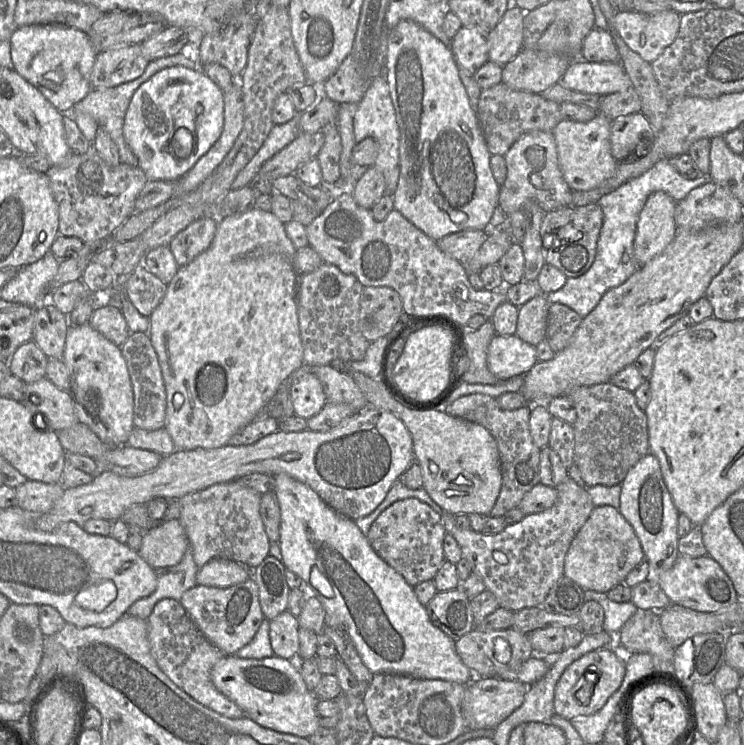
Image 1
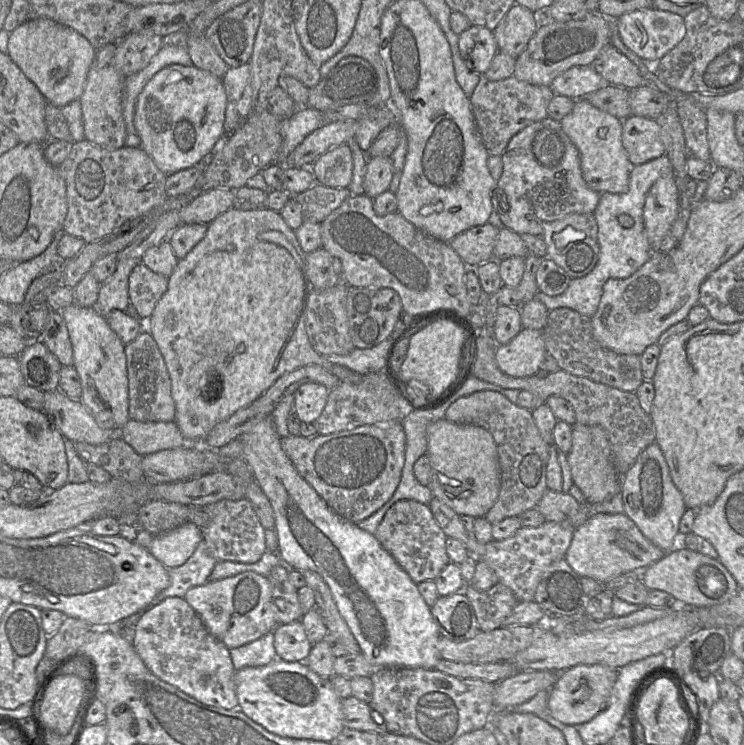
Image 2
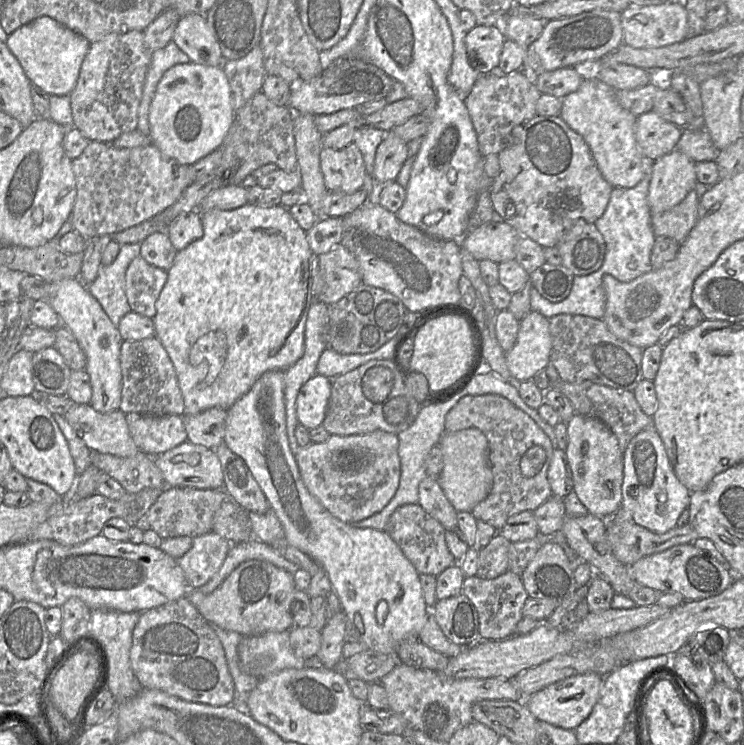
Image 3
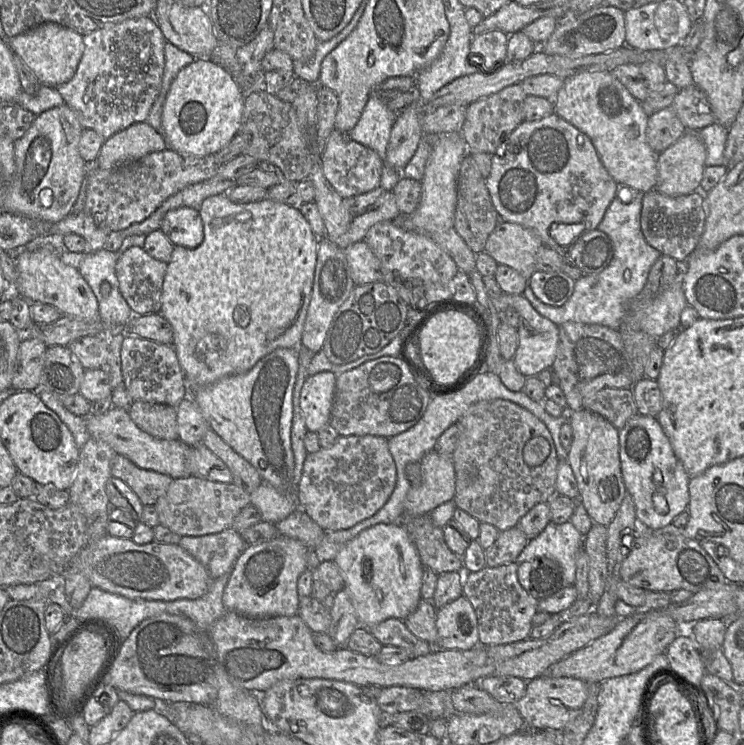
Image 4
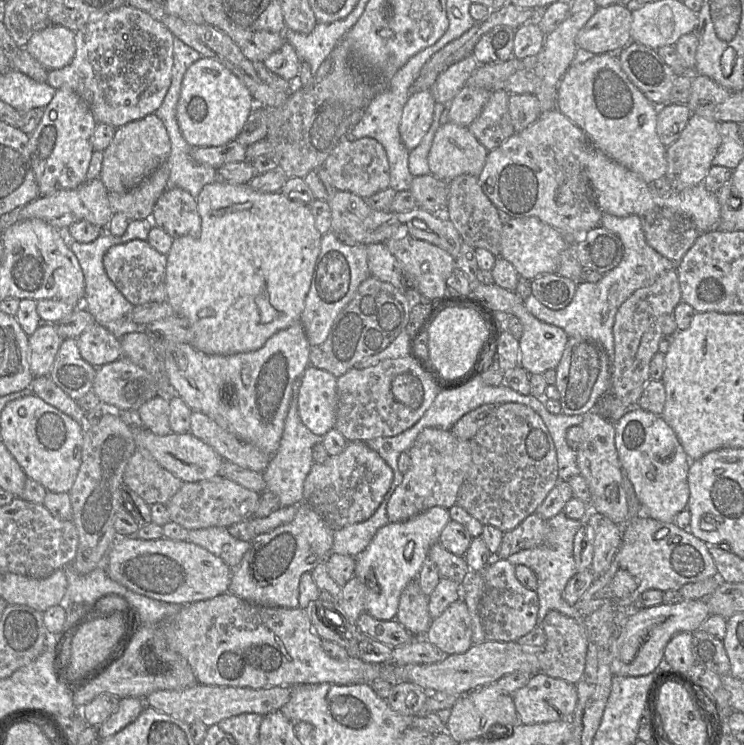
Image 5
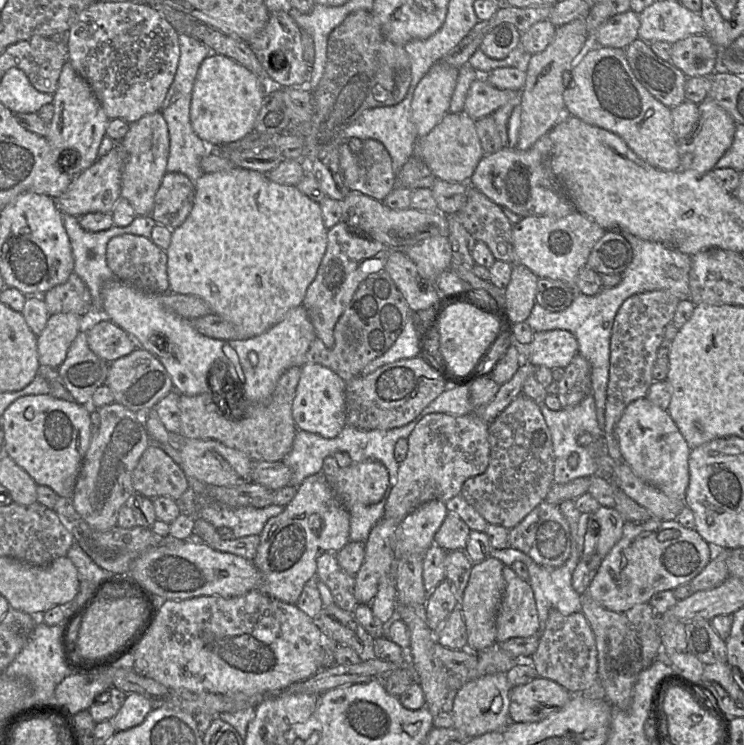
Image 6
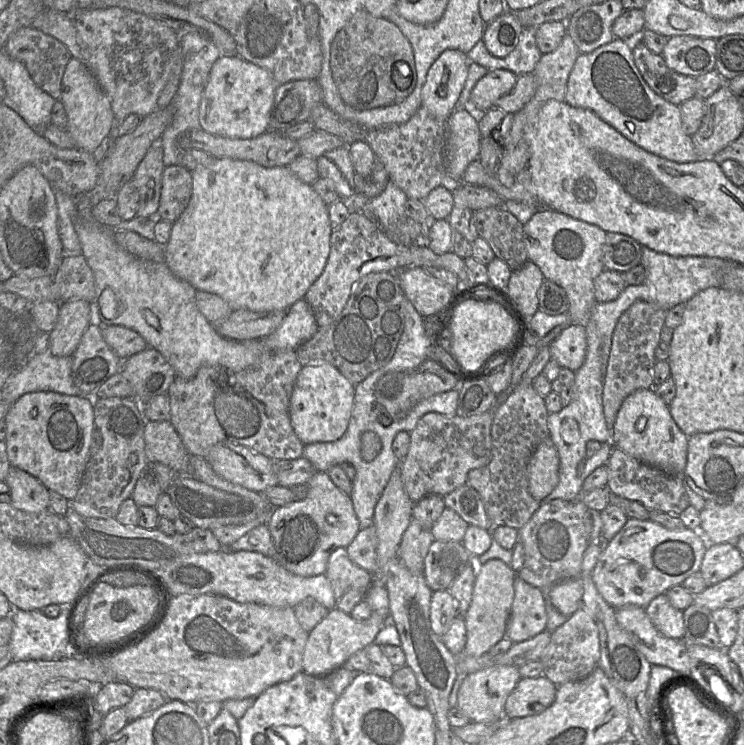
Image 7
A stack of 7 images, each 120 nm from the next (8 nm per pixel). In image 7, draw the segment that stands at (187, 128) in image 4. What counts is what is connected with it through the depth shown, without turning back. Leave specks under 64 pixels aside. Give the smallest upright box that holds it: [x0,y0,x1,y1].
[199,55,278,139]

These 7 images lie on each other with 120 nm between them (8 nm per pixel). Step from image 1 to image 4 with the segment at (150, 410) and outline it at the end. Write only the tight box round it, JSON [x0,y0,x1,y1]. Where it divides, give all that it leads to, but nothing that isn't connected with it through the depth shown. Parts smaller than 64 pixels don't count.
[121,335,190,408]

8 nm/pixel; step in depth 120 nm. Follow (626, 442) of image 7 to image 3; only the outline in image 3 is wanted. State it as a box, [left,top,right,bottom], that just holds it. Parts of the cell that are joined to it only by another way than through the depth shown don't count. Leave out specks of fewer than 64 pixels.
[621,427,691,534]

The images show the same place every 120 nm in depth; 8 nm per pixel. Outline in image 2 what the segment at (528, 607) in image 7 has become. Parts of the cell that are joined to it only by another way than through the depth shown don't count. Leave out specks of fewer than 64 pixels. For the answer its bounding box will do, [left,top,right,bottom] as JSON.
[463,582,519,631]

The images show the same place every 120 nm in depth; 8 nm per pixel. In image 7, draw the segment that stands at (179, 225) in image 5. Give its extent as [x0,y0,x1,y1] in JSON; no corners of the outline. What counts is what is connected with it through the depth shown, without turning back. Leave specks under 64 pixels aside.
[157,165,192,223]

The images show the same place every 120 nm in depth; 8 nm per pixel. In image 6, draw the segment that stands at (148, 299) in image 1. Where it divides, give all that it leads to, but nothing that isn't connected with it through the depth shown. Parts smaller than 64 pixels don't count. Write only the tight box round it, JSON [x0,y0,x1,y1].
[106,234,169,293]

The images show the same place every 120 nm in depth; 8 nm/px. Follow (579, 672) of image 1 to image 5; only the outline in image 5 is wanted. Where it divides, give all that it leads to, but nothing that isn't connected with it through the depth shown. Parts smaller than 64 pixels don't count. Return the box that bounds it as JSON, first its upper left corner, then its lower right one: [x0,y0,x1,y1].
[512,672,578,725]

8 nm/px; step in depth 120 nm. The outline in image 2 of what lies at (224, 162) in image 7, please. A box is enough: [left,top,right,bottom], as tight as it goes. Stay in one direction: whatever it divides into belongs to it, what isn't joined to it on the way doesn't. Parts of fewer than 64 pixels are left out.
[144,208,363,446]

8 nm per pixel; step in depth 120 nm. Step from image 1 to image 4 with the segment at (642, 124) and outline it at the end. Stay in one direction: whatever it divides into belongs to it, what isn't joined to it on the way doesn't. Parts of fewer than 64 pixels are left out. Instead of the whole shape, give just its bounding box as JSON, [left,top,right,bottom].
[646,108,685,153]

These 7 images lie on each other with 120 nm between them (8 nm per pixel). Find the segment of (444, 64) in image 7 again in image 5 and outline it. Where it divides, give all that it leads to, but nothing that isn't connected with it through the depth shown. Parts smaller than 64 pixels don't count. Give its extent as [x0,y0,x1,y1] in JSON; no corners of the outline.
[399,90,435,151]

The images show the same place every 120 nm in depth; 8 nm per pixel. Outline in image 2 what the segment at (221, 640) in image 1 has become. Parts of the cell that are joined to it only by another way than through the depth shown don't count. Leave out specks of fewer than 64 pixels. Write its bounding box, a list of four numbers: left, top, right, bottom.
[184,571,278,649]

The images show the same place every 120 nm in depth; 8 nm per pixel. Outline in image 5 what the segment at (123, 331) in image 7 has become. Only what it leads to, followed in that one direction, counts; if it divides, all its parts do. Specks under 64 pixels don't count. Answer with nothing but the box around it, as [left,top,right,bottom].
[76,323,123,368]

